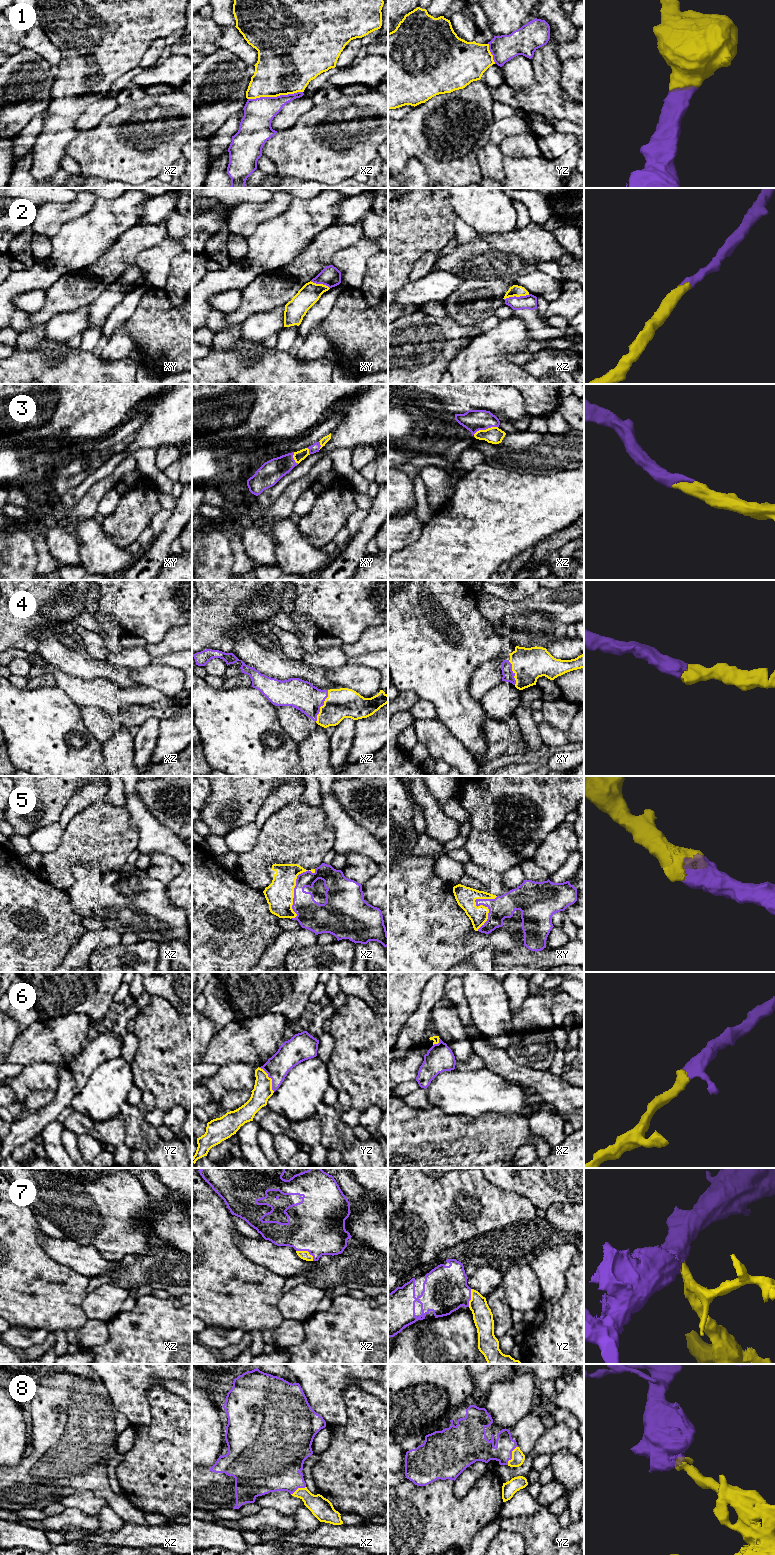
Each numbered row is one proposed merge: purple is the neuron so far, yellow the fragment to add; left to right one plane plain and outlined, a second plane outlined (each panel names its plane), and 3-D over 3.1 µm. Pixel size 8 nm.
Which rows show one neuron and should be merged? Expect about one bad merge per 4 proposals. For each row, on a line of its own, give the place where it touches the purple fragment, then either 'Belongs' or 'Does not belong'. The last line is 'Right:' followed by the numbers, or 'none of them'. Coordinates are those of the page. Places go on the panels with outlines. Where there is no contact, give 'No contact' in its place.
1: Touches purple at xz (275, 97). Belongs
2: Touches purple at xz (515, 296). Belongs
3: Touches purple at xz (485, 429). Belongs
4: Touches purple at xz (321, 705). Belongs
5: Touches purple at xz (294, 889). Belongs
6: Touches purple at yz (270, 1077). Belongs
7: Touches purple at xz (306, 1250). Belongs
8: Touches purple at yz (511, 1455). Belongs
Right: 1, 2, 3, 4, 5, 6, 7, 8

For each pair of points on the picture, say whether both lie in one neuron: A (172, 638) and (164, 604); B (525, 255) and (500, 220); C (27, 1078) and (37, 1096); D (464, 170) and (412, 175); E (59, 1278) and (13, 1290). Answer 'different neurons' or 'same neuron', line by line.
A: different neurons
B: different neurons
C: different neurons
D: different neurons
E: same neuron

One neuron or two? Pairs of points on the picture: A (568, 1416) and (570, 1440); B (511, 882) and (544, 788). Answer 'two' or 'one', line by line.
A: two
B: two

